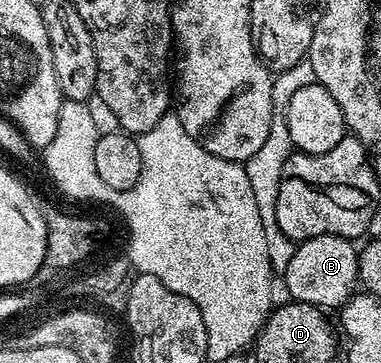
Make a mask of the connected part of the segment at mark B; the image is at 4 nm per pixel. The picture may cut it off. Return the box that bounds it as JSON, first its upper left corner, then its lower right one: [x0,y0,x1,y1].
[282,235,359,310]

